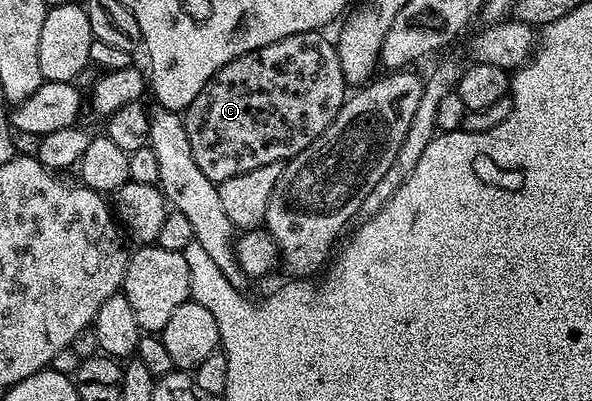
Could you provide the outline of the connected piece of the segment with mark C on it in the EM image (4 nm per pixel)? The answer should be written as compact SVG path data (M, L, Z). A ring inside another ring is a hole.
M320 30L290 34L290 38L270 42L270 46L234 58L210 78L204 92L184 109L186 138L190 138L194 162L198 162L198 170L202 170L206 178L219 186L226 178L234 178L234 174L246 174L246 170L258 170L258 166L287 162L306 150L306 146L334 122L346 99L346 85L336 45L324 35Z

